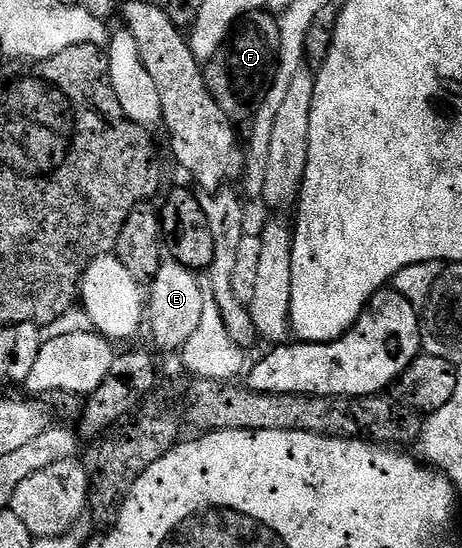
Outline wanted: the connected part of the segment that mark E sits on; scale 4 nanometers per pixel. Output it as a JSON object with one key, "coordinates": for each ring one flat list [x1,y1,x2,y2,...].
{"coordinates":[[167,257,150,282,150,298,146,302,146,326,150,328,150,334,155,346,162,352,177,353,185,346,186,342,195,333,201,321,204,309,204,300,206,298,206,290,202,288,202,284,197,277,199,276,193,269,182,266,177,262,175,257]]}

